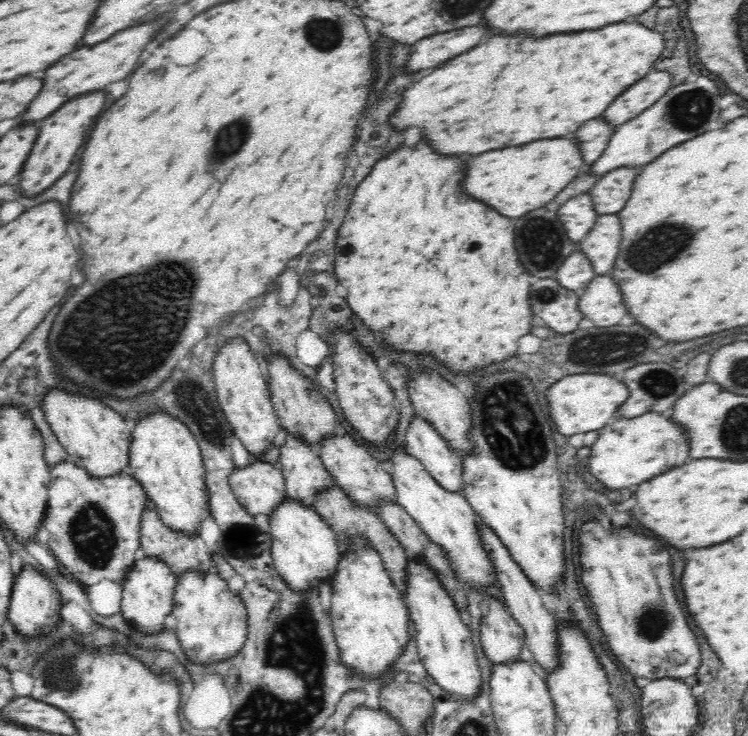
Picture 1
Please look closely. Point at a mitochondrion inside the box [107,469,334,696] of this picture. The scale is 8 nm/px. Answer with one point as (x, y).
(242, 542)

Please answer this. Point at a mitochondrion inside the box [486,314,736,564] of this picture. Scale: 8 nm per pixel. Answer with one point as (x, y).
(599, 349)

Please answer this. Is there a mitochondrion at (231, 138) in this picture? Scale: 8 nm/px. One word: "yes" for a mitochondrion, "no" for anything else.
yes

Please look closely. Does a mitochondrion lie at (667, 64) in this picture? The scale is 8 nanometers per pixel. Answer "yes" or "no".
no

